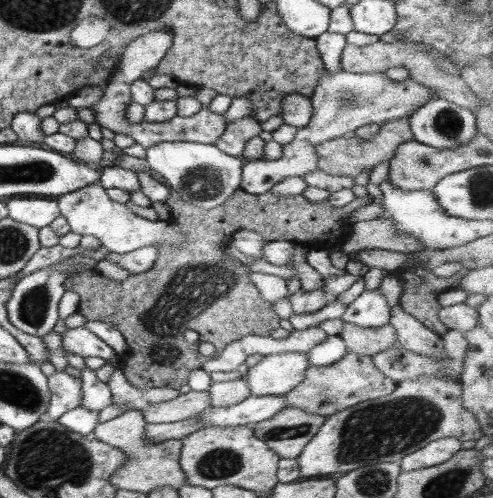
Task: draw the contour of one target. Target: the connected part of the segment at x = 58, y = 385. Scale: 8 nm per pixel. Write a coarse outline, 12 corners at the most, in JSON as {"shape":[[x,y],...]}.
{"shape":[[66,372],[47,378],[46,418],[81,406],[82,380]]}

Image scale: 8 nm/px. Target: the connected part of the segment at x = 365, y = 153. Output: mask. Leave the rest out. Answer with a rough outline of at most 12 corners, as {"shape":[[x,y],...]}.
{"shape":[[408,117],[369,139],[354,134],[315,147],[315,168],[356,178],[390,160],[413,134]]}

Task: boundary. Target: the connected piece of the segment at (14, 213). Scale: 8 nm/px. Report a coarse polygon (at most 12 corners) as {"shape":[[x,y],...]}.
{"shape":[[28,196],[5,203],[8,217],[36,228],[61,215],[56,198]]}

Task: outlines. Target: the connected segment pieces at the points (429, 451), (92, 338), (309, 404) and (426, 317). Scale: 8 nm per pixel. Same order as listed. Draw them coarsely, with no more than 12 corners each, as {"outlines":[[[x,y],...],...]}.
{"outlines":[[[452,437],[402,457],[404,472],[446,462],[462,449]],[[86,326],[67,329],[62,347],[82,359],[99,357],[107,362],[115,355]],[[371,356],[310,366],[288,407],[328,417],[394,392]],[[414,261],[396,276],[399,306],[443,337],[438,298],[469,271],[440,277]]]}

